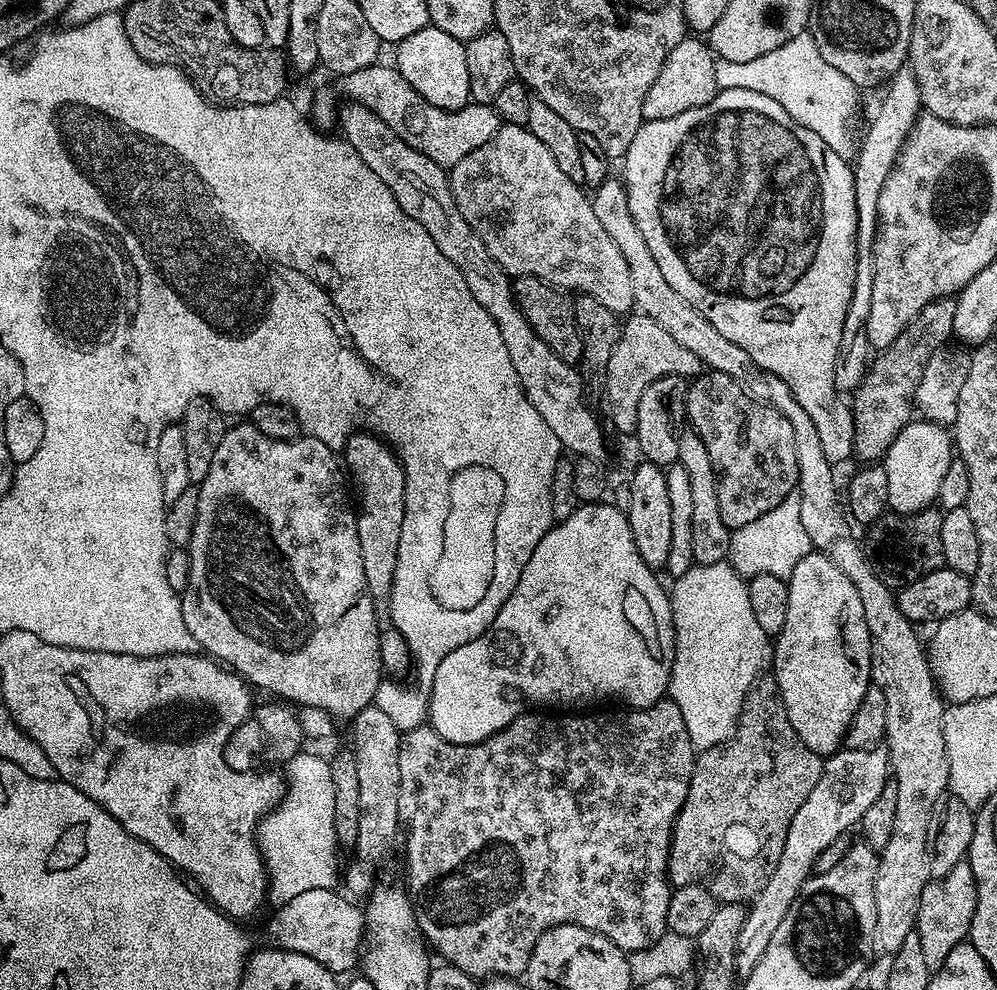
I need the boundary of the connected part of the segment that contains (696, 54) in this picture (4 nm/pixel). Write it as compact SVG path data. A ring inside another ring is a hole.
M685 38L678 42L678 46L670 50L666 62L662 62L662 70L658 70L658 78L654 78L654 86L650 86L642 102L645 121L674 118L677 114L686 114L686 110L706 106L712 101L718 91L714 72L716 61L717 57L703 39Z

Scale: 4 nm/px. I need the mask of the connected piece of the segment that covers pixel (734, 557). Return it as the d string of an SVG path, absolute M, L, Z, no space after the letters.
M790 493L782 503L774 506L762 518L754 518L754 522L746 522L746 526L732 532L732 541L728 551L727 563L740 576L751 578L758 574L774 574L787 578L802 562L808 552L813 551L810 534L802 527L802 514L800 513L800 493Z

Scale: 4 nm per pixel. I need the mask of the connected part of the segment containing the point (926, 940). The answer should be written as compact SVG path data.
M968 863L954 866L954 870L950 870L950 874L941 880L929 879L928 885L922 890L915 930L922 942L922 955L929 973L940 969L956 944L965 943L969 939L975 909L976 883Z

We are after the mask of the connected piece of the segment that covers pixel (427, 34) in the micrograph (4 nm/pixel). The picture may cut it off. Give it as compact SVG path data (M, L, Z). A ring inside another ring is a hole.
M429 26L400 41L394 52L394 67L400 71L402 78L406 78L406 82L410 82L410 86L414 86L414 90L418 90L418 94L422 94L422 98L426 98L426 102L448 112L469 103L470 74L466 66L466 47L461 41Z

